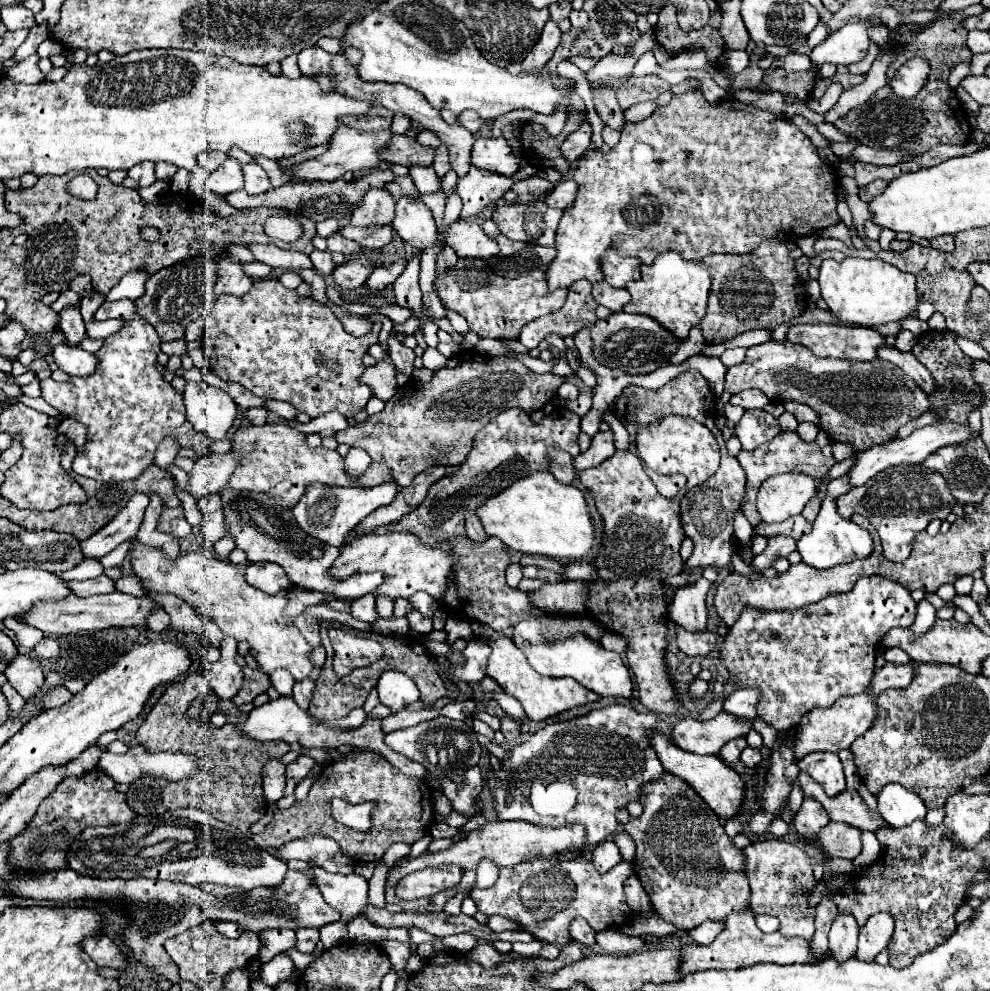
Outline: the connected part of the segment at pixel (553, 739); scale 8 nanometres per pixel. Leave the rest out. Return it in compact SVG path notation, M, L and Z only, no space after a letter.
M614 704L614 706L608 706L608 708L602 708L602 710L592 710L588 716L582 716L582 718L574 718L574 720L568 720L568 722L556 722L556 724L550 724L550 726L544 726L542 730L538 730L536 734L532 734L526 742L514 746L508 750L508 756L506 760L500 760L502 764L502 770L490 770L488 772L488 778L486 778L486 784L490 788L490 794L492 794L492 802L494 802L494 810L496 810L496 816L498 820L524 820L524 822L532 822L536 826L548 826L548 828L560 828L560 826L574 826L574 824L582 824L588 832L588 846L596 846L600 842L604 842L610 834L616 832L616 812L620 808L624 808L628 802L632 800L638 800L638 794L640 794L640 788L644 784L648 784L650 780L656 780L664 774L664 768L656 756L656 750L652 750L650 742L648 742L648 730L654 730L656 728L656 714L640 714L636 712L632 706L620 706L620 704Z

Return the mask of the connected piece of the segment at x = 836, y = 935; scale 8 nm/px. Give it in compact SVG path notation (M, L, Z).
M838 914L832 922L828 942L832 950L832 958L836 962L846 962L856 952L856 940L858 940L858 924L850 914Z

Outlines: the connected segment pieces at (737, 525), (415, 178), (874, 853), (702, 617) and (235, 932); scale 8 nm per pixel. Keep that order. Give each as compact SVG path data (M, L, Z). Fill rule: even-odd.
M740 510L736 512L736 518L734 518L734 532L736 532L736 538L738 538L740 542L746 542L746 544L750 544L752 536L754 536L752 524L744 518L744 514L742 514Z
M412 166L410 168L410 178L414 186L420 190L420 194L430 194L438 190L438 178L432 168L422 168L422 166Z
M863 830L861 832L862 851L853 860L855 869L861 870L873 864L880 856L881 846L873 832Z
M700 578L696 586L684 586L676 590L672 602L668 604L668 616L688 632L706 632L708 614L706 614L706 594L714 588L714 582Z
M218 922L216 923L218 932L228 938L238 938L242 933L241 927L233 922Z

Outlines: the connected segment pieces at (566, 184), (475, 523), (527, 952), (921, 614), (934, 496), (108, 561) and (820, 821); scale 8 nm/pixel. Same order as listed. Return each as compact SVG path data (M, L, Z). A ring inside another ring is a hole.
M562 180L560 184L554 186L554 190L546 196L546 206L550 208L560 208L560 210L566 210L566 208L572 208L572 202L576 198L576 182L574 180Z
M466 512L466 532L468 532L468 538L474 542L484 542L488 538L480 520L472 512Z
M534 940L530 943L517 942L512 944L512 951L527 958L535 957L538 955L538 952L540 952L542 945L542 942L539 940Z
M924 598L924 600L918 602L916 622L914 622L910 628L912 628L912 632L916 632L916 634L924 634L924 632L928 632L928 630L932 628L934 620L936 620L936 608Z
M922 464L908 466L894 466L892 472L880 472L876 476L876 484L866 484L864 488L850 490L836 498L838 514L842 518L850 518L854 512L866 516L870 524L878 530L884 556L892 562L904 562L910 556L914 534L926 530L926 526L934 520L946 520L946 516L952 512L952 506L956 500L952 498L942 474L936 474L934 470L924 468ZM908 476L908 488L906 486Z
M127 540L120 544L120 546L117 546L114 550L106 554L106 556L103 556L100 559L100 562L102 562L102 565L105 569L121 566L129 549L130 540Z
M804 798L800 810L794 814L792 824L794 830L802 836L814 836L820 828L824 828L830 822L828 814L824 812L824 808L820 806L820 802L816 802L814 798Z

